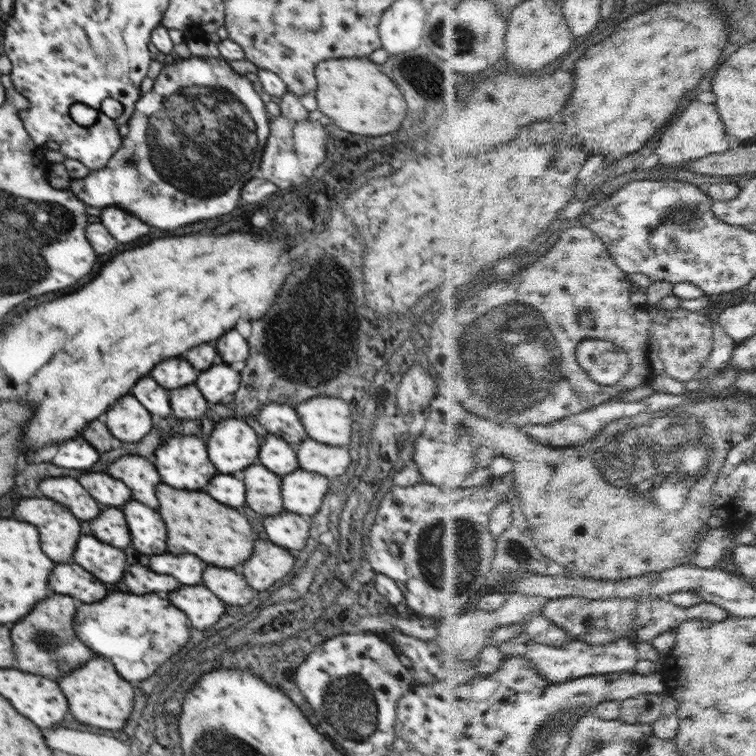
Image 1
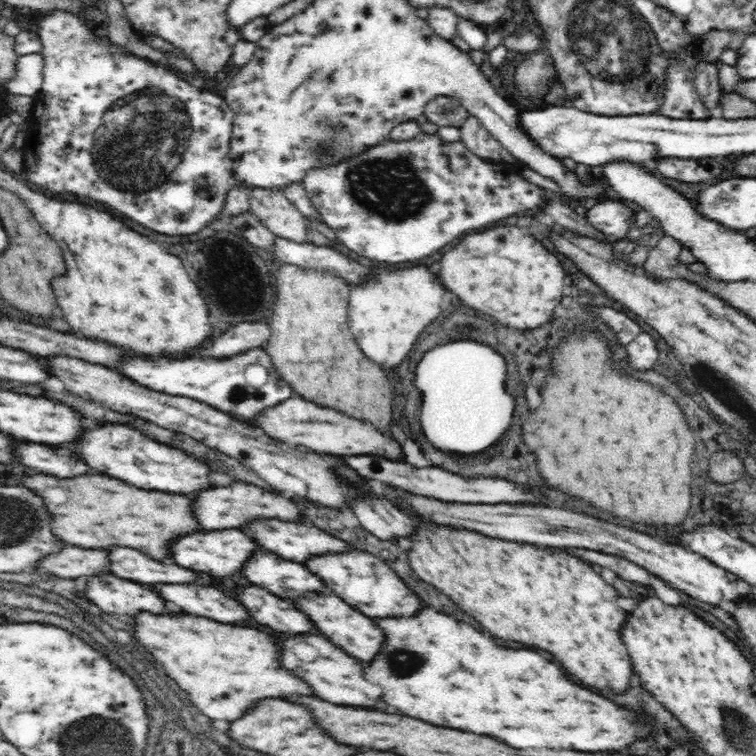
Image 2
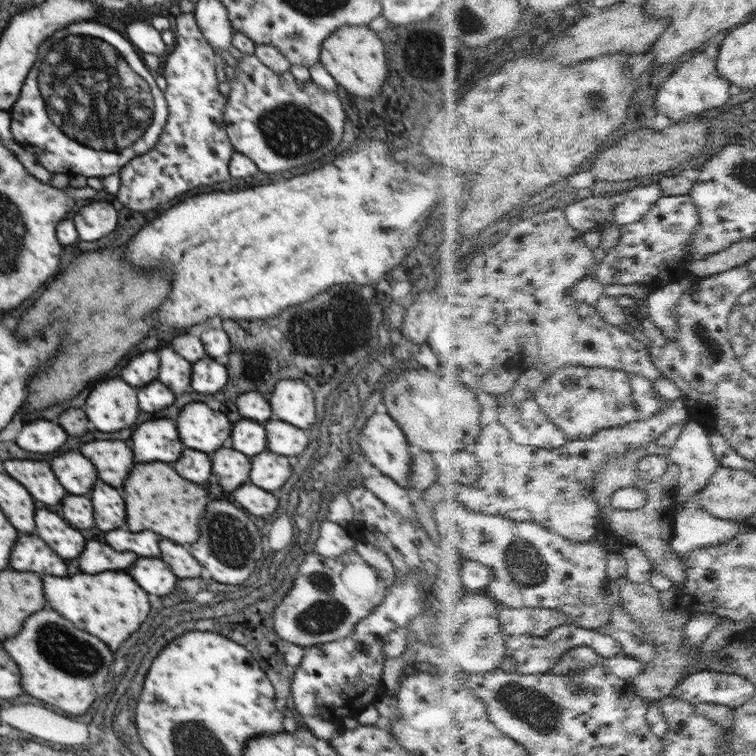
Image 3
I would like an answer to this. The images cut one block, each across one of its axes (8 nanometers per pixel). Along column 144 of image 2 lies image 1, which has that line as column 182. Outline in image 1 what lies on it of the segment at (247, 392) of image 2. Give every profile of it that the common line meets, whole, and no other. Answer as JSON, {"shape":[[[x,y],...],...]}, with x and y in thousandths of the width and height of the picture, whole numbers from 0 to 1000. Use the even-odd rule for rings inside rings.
{"shape":[[[228,474],[228,476],[217,476],[212,479],[201,495],[198,495],[212,511],[217,513],[238,513],[238,511],[249,511],[249,508],[257,508],[262,500],[262,492],[246,479],[246,476],[238,476],[238,474]]]}

